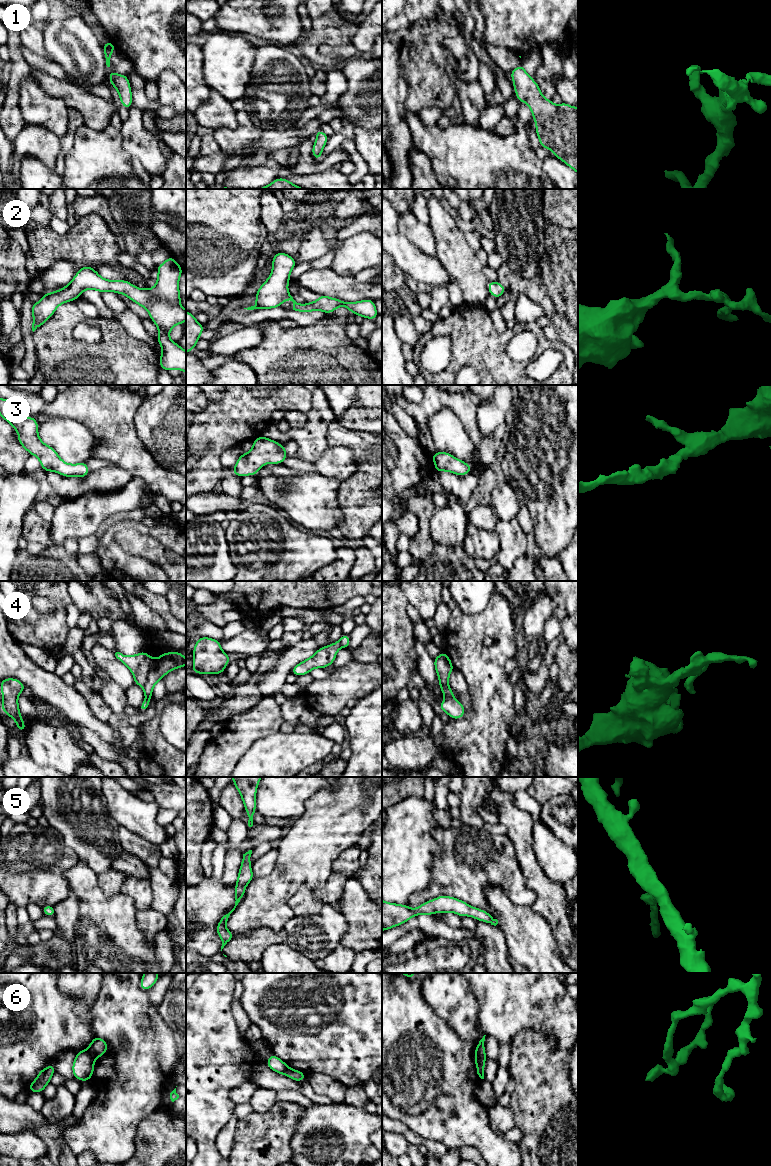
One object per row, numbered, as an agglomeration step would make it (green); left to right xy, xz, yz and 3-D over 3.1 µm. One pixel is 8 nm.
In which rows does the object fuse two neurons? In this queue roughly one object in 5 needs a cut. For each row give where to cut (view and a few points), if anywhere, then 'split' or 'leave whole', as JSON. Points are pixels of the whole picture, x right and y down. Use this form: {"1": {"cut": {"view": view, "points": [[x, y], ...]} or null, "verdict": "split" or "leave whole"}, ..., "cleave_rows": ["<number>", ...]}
{"1": {"cut": null, "verdict": "leave whole"}, "2": {"cut": null, "verdict": "leave whole"}, "3": {"cut": null, "verdict": "leave whole"}, "4": {"cut": {"view": "xy", "points": [[154, 660], [146, 682], [142, 686]]}, "verdict": "split"}, "5": {"cut": null, "verdict": "leave whole"}, "6": {"cut": {"view": "yz", "points": [[475, 1051], [485, 1059]]}, "verdict": "split"}, "cleave_rows": ["4", "6"]}

